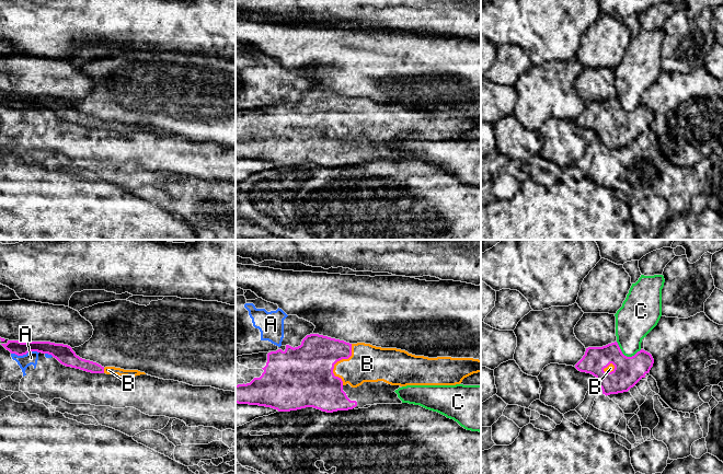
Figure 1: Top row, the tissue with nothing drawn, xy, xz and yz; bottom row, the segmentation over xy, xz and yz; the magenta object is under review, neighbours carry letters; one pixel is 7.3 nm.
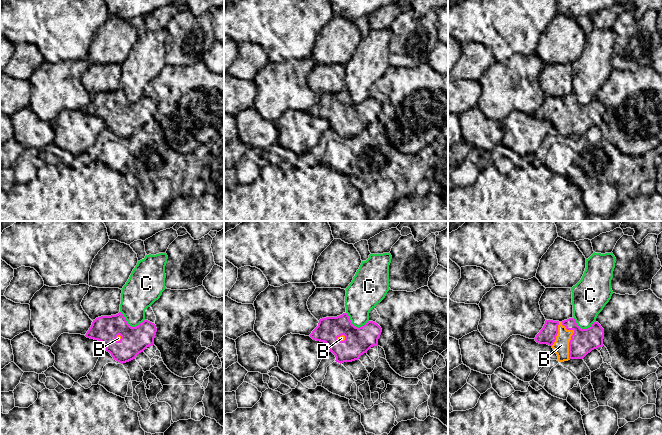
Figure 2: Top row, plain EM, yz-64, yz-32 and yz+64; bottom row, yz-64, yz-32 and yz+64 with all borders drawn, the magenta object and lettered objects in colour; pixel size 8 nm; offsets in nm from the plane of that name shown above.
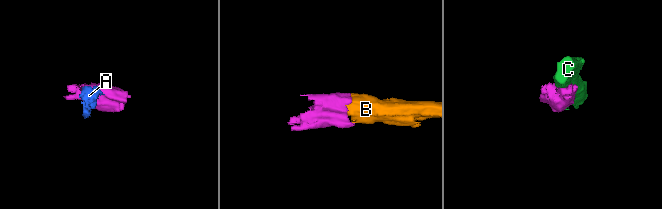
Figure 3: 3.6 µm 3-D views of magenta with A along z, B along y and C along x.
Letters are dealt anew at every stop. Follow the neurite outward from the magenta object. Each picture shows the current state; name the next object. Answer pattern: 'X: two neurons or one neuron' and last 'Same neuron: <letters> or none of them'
A: two neurons
B: one neuron
C: two neurons
Same neuron: B

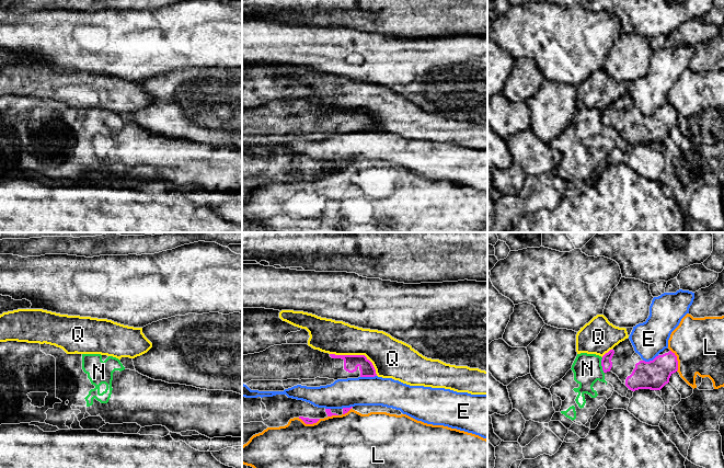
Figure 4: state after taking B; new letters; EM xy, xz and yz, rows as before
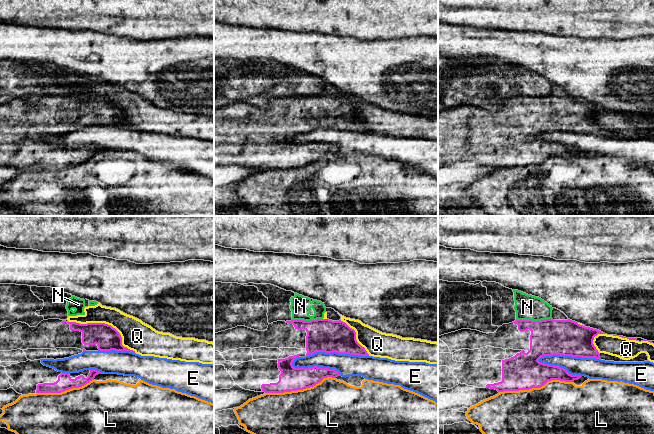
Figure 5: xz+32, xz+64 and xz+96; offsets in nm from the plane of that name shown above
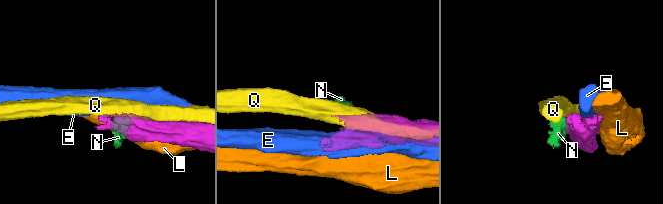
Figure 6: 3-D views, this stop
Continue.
E: two neurons
L: two neurons
N: two neurons
Q: two neurons
Same neuron: none of them

